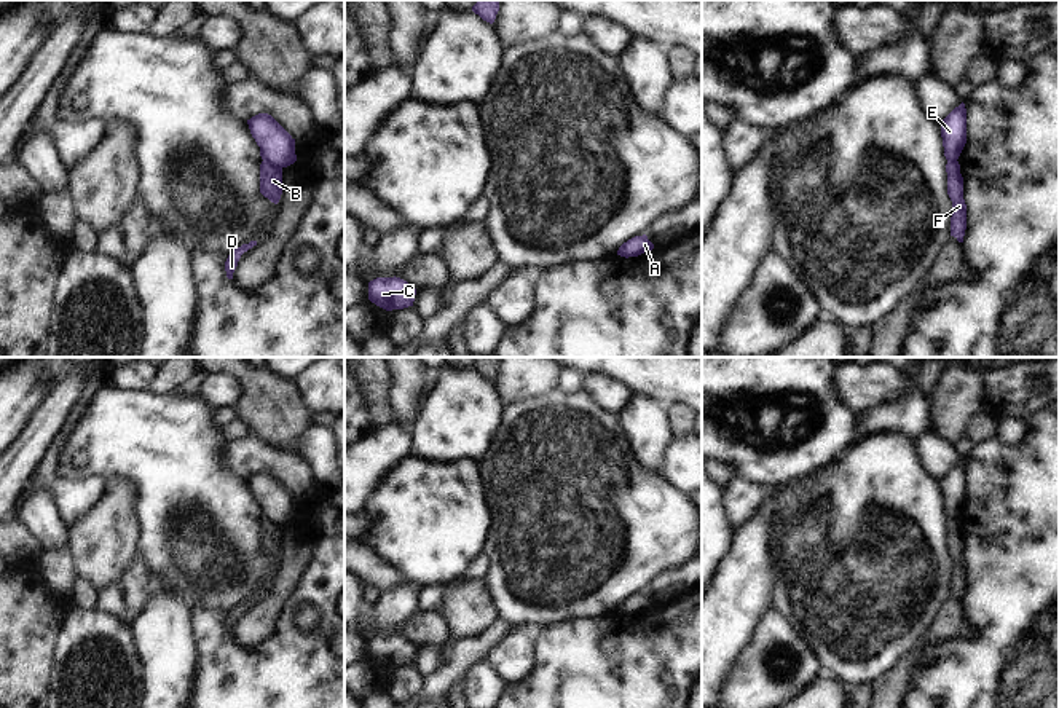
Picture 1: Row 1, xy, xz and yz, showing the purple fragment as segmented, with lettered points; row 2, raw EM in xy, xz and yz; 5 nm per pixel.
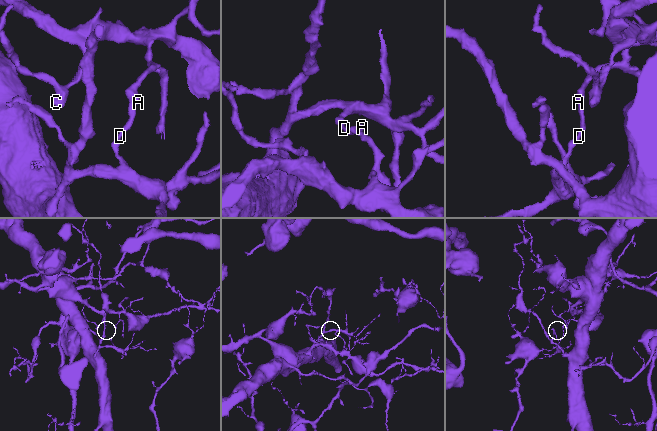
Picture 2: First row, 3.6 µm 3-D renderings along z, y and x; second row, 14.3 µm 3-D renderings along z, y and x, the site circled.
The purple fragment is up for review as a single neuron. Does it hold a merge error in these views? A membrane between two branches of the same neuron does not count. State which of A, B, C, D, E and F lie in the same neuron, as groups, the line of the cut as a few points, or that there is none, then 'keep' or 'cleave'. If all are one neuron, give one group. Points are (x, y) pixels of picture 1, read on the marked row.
A C E / B D F | xy (263, 158), (281, 168) | cleave

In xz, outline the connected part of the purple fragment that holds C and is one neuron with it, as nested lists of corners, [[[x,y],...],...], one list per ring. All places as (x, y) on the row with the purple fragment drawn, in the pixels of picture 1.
[[[376,277],[368,282],[368,300],[392,311],[413,306],[416,289],[400,277]]]

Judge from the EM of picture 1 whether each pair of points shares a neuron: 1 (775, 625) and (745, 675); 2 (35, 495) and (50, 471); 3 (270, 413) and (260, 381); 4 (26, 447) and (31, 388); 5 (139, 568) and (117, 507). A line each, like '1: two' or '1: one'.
1: one
2: two
3: one
4: two
5: two

